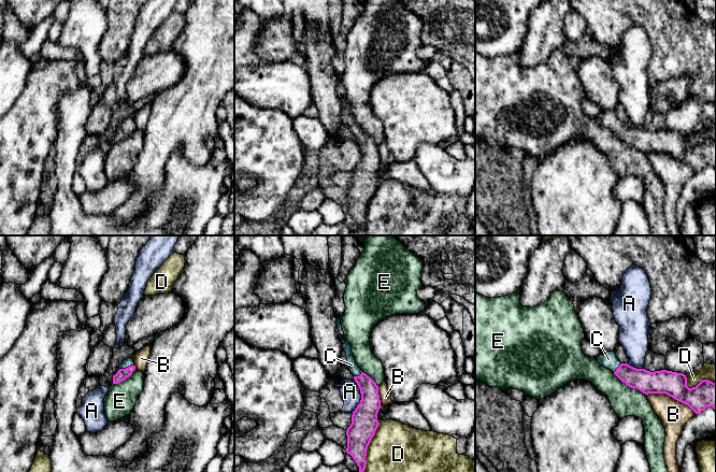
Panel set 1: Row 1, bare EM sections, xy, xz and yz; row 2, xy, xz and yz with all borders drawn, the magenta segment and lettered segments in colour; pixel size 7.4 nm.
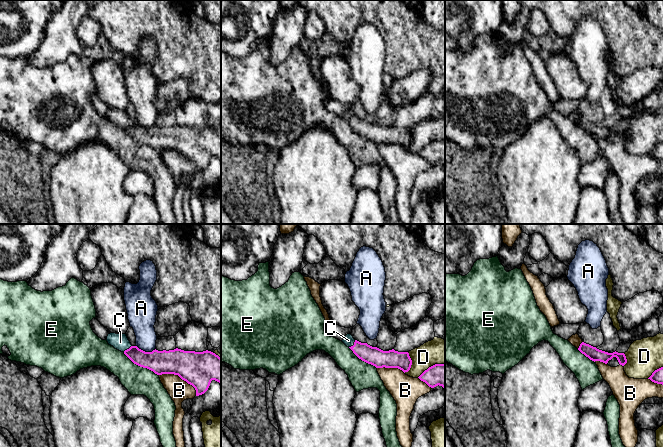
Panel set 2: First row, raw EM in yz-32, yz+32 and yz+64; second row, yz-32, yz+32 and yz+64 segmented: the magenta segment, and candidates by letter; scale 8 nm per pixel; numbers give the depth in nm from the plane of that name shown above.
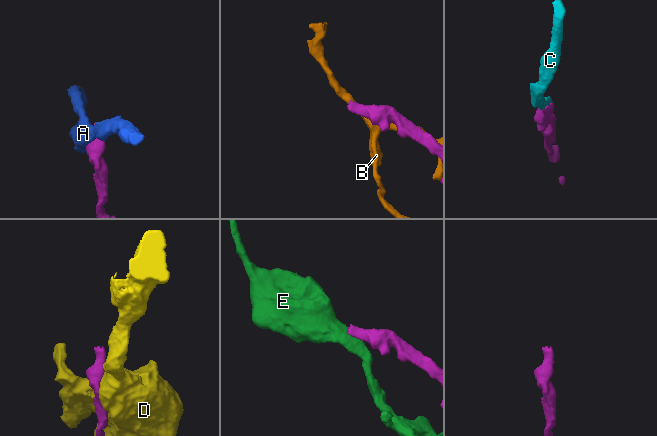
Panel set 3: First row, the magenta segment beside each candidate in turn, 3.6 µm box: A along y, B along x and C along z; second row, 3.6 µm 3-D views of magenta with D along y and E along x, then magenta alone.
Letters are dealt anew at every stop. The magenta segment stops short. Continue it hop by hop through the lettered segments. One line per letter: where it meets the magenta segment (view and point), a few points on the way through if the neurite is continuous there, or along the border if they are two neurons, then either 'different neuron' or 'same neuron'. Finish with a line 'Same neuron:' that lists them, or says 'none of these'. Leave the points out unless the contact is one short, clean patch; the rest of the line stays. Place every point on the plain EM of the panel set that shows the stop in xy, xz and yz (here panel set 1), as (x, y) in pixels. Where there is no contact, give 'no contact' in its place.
A: meets magenta in xz at (361, 156); border along xz (355, 140), (359, 148), (360, 161), (352, 171); different neuron
B: meets magenta in yz at (671, 155); different neuron
C: meets magenta in xy at (126, 127); runs through xy (122, 133), (126, 127), (127, 122); same neuron
D: meets magenta in xz at (367, 206); different neuron
E: meets magenta in yz at (629, 145); border along yz (613, 131), (627, 144), (638, 147), (645, 154); different neuron
Same neuron: C

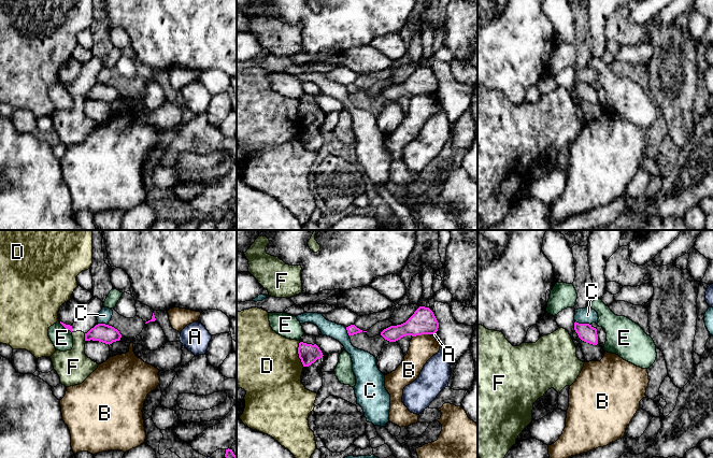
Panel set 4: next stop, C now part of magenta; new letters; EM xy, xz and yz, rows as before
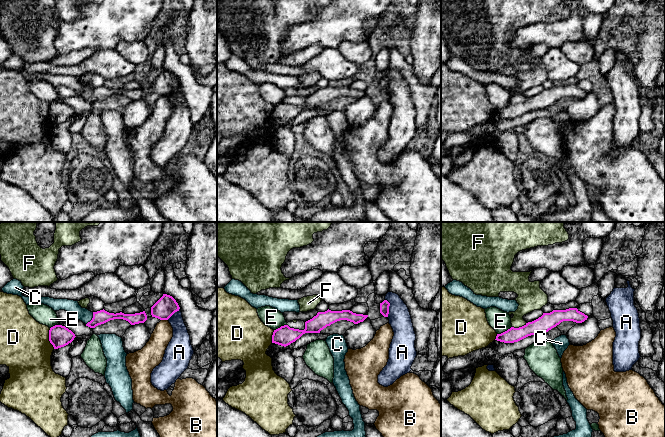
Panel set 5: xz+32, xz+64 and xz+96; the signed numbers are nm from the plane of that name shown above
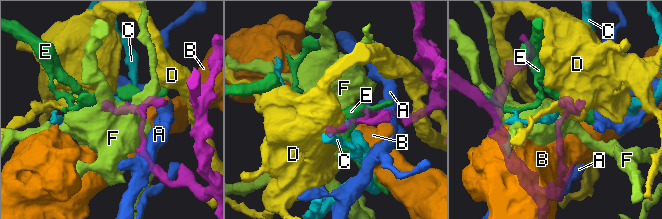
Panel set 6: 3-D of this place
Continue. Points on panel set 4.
A: meets magenta in xz at (432, 92); different neuron
B: meets magenta in xz at (422, 92); border along xz (430, 92), (413, 96); different neuron
C: meets magenta in yz at (583, 83); border along yz (575, 80), (589, 84); different neuron
D: meets magenta in xz at (299, 114); different neuron
E: meets magenta in xy at (66, 87); border along xy (59, 81), (71, 91); different neuron
F: meets magenta in xy at (85, 97); different neuron
Same neuron: none of these

